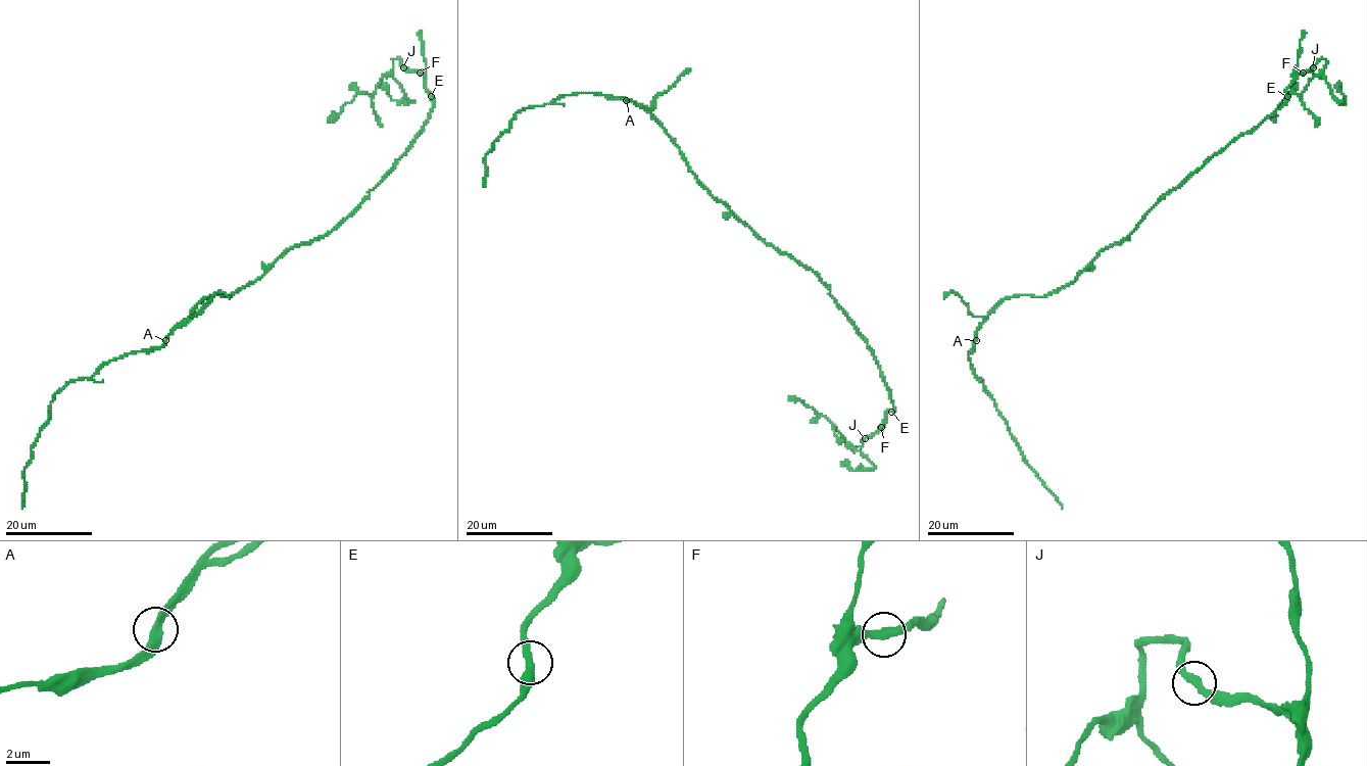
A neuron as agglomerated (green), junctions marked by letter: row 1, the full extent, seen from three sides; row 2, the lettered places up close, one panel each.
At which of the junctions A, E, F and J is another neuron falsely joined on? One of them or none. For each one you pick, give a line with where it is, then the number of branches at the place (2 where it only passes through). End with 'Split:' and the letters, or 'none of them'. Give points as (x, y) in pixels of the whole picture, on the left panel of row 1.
Split: none of them

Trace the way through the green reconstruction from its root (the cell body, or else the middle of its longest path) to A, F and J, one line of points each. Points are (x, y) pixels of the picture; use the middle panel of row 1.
A: (747, 225), (698, 182), (679, 147), (655, 118), (634, 102), (627, 101)
F: (747, 225), (766, 243), (810, 268), (866, 340), (881, 370), (893, 408), (887, 412), (881, 427)
J: (747, 225), (766, 243), (810, 268), (866, 340), (893, 410), (887, 412), (874, 434), (865, 438)

